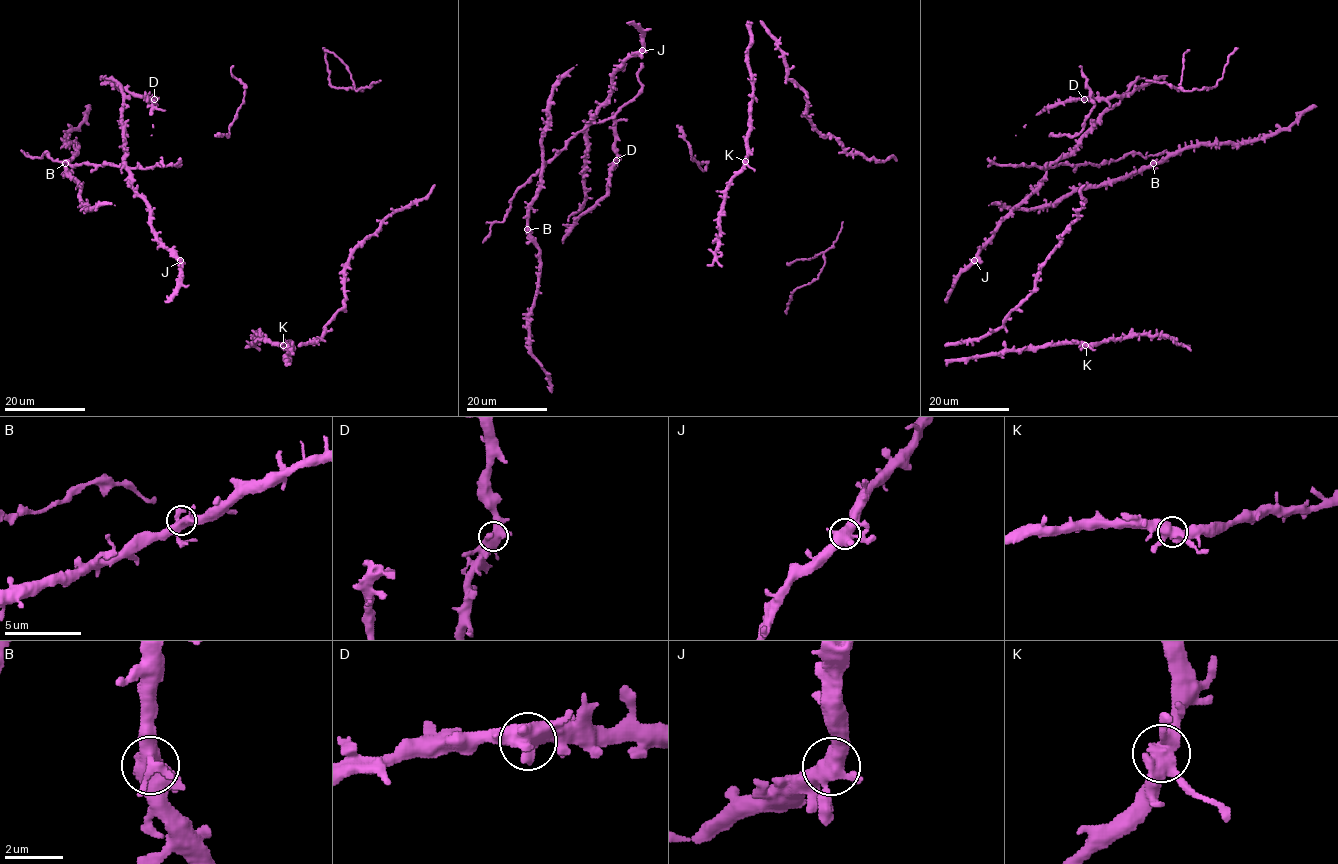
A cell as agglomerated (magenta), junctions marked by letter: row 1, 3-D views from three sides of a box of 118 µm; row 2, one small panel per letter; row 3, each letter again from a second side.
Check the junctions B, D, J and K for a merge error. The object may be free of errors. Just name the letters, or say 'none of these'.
none of these

